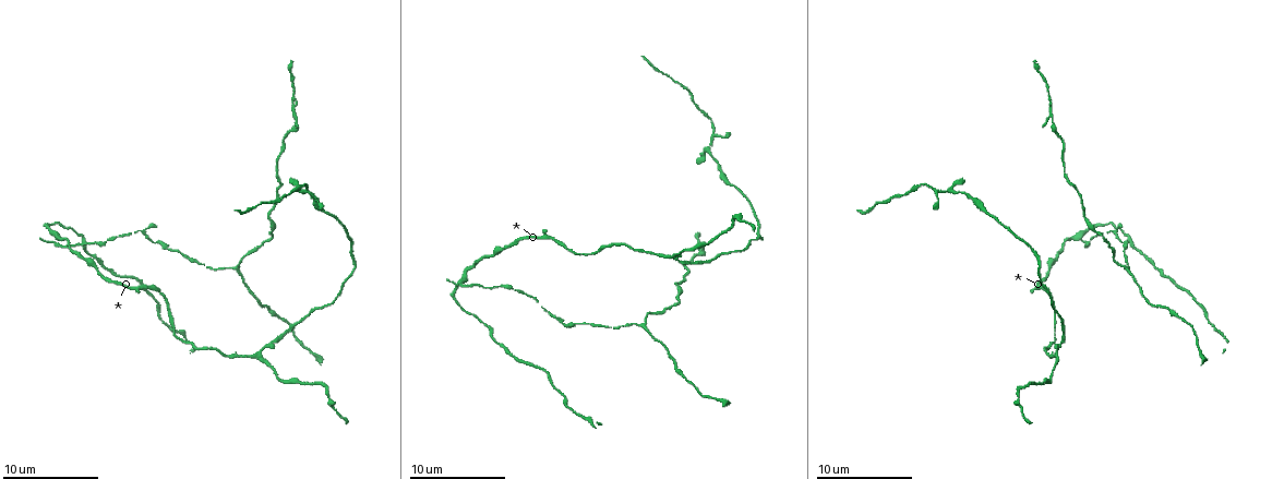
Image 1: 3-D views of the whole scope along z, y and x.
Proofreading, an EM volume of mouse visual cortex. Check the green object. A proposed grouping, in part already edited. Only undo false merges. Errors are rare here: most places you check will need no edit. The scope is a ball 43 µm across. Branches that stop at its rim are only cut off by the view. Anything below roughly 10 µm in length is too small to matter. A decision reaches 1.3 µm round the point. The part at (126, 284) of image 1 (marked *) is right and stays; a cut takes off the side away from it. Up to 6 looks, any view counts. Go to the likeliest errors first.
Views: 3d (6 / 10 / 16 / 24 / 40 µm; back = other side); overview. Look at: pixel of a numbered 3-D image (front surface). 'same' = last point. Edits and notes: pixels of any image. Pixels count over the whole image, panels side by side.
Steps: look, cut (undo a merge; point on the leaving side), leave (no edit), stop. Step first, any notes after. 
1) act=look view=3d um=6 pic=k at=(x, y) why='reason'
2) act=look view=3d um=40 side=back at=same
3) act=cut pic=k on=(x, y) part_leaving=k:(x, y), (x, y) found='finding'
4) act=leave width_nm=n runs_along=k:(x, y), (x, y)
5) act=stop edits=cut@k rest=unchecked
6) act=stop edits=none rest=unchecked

act=look view=3d um=6 pic=1 at=(1057, 351) why='branch point'

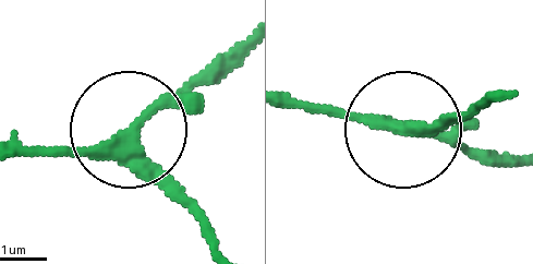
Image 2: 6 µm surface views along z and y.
act=leave side_arm_um=15 arms=3 found='continuous, no second neuron'

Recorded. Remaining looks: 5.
act=look view=3d um=6 pic=1 at=(141, 231) why='three-way junction'

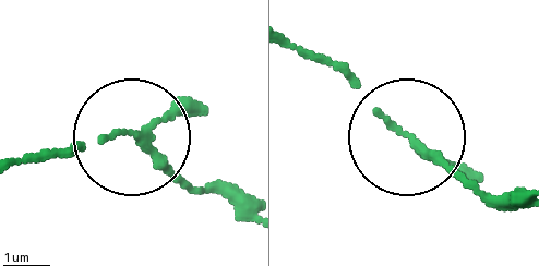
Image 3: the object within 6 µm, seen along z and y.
act=leave arms=3 runs_along=3:(297, 45), (344, 72), (480, 197) found='all the same neuron'

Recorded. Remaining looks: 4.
act=look view=3d um=16 pic=1 at=(237, 267) why='three-way junction'

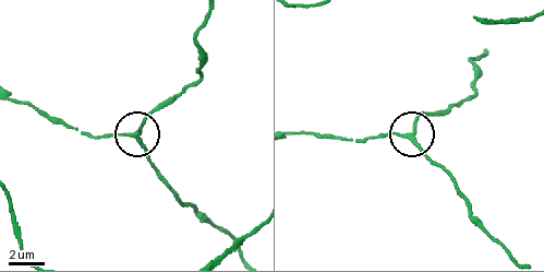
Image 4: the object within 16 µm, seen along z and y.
act=leave arms=3 runs_along=4:(295, 131), (353, 141), (393, 131), (409, 134), (431, 161) found='continuous, no second neuron'

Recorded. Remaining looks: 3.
act=stop edits=none rest=unchecked

